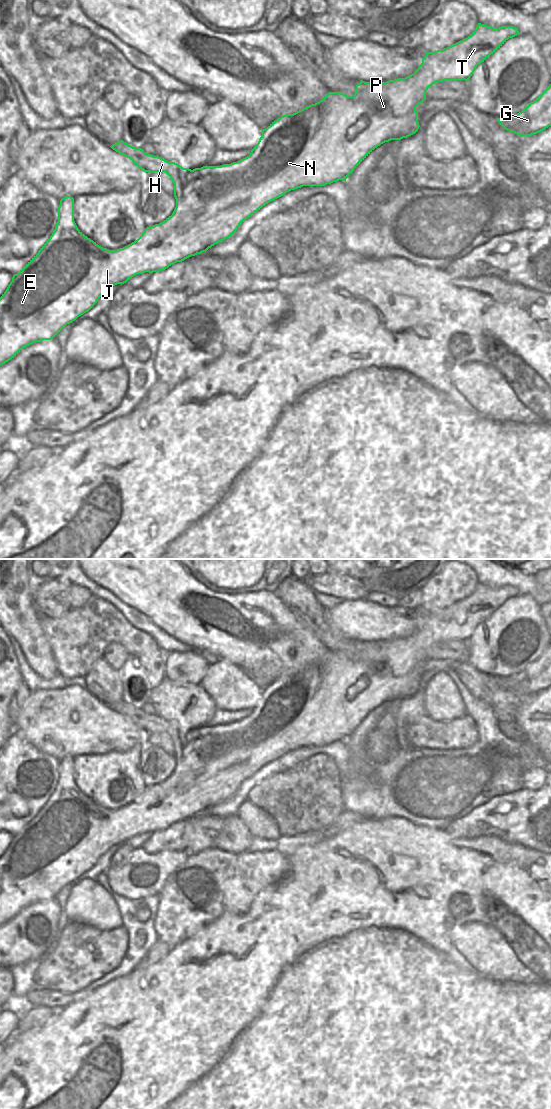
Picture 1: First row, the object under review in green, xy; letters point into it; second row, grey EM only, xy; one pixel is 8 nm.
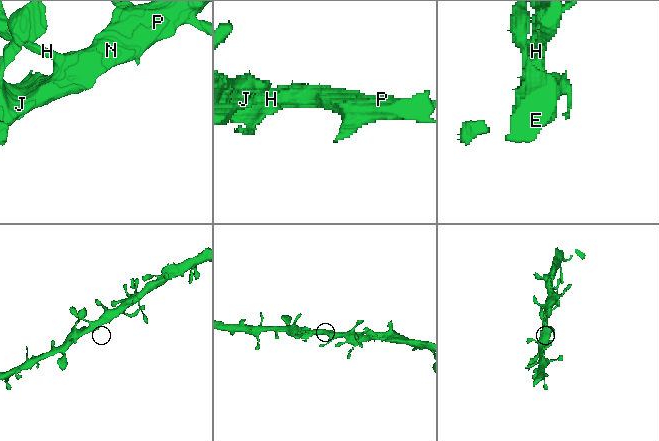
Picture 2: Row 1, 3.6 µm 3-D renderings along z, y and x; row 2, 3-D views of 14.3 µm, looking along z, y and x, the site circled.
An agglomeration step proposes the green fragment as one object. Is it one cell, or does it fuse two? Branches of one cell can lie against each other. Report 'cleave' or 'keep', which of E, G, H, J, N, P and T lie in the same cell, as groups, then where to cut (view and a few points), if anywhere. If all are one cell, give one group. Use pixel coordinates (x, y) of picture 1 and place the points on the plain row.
keep; groups E G H J N P T; cut none

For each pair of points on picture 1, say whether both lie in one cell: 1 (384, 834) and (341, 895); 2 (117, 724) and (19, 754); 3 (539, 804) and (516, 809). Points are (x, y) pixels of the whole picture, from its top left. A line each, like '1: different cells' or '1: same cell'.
1: same cell
2: different cells
3: same cell

